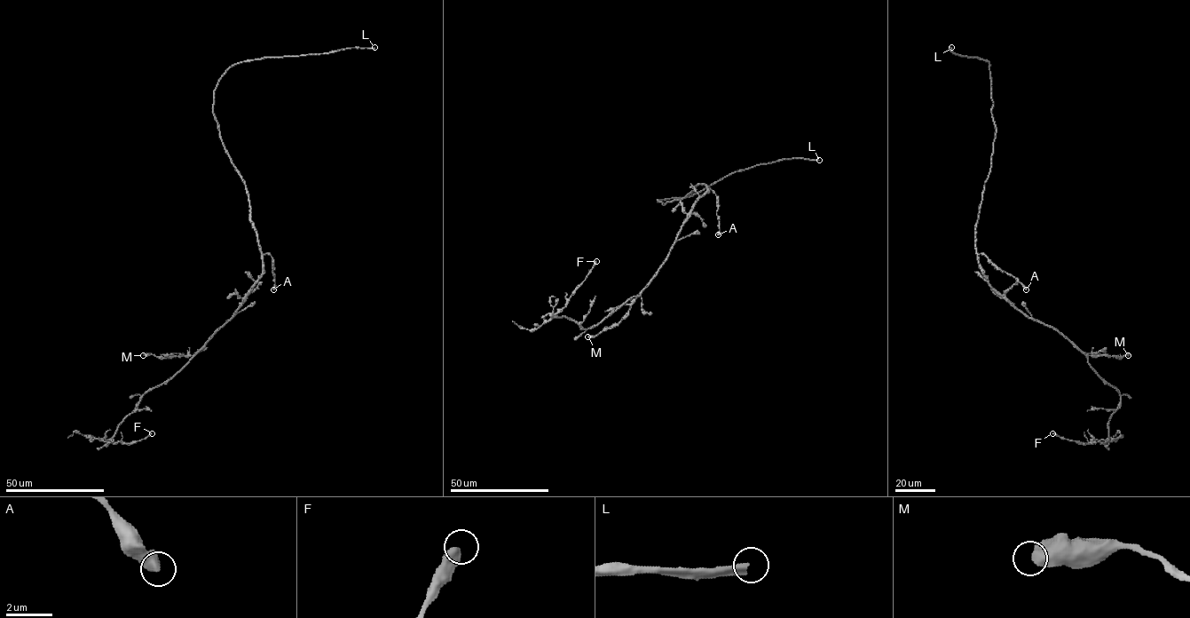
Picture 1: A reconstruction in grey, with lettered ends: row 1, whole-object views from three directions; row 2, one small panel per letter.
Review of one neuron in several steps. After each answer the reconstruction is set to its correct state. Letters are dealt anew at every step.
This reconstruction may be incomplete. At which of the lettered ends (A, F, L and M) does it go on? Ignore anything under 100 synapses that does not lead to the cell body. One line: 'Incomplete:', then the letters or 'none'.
Incomplete: L

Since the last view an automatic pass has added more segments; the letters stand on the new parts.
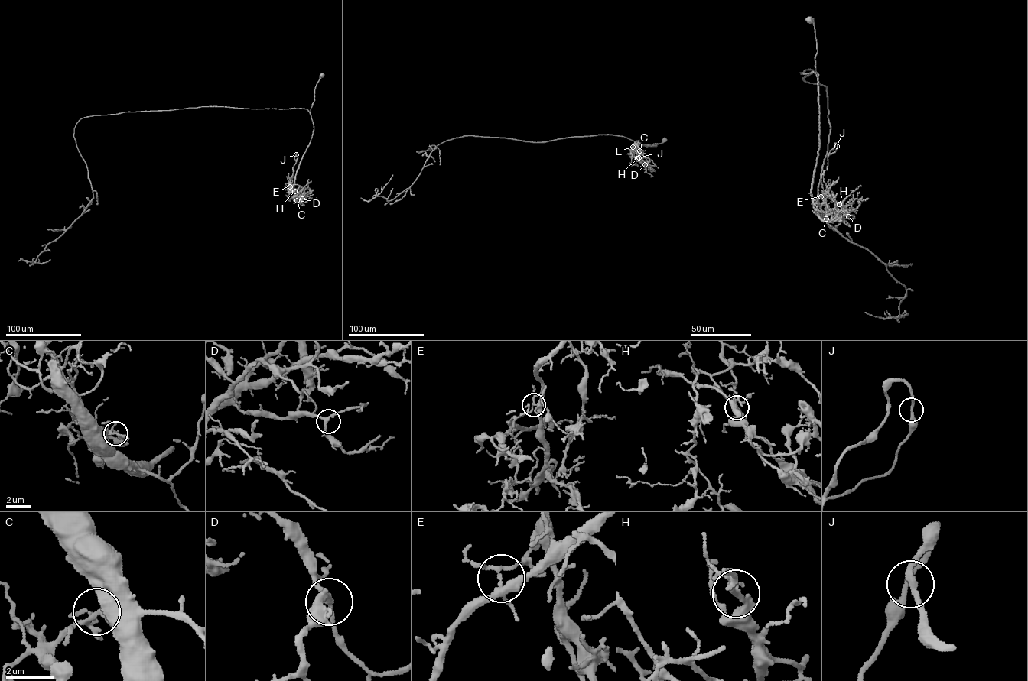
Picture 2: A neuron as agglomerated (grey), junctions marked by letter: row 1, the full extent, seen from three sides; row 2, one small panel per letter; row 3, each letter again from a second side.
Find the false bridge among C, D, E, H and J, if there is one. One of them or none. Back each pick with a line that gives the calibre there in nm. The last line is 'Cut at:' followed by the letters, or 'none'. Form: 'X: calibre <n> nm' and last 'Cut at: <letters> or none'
E: calibre 200 nm
Cut at: E

